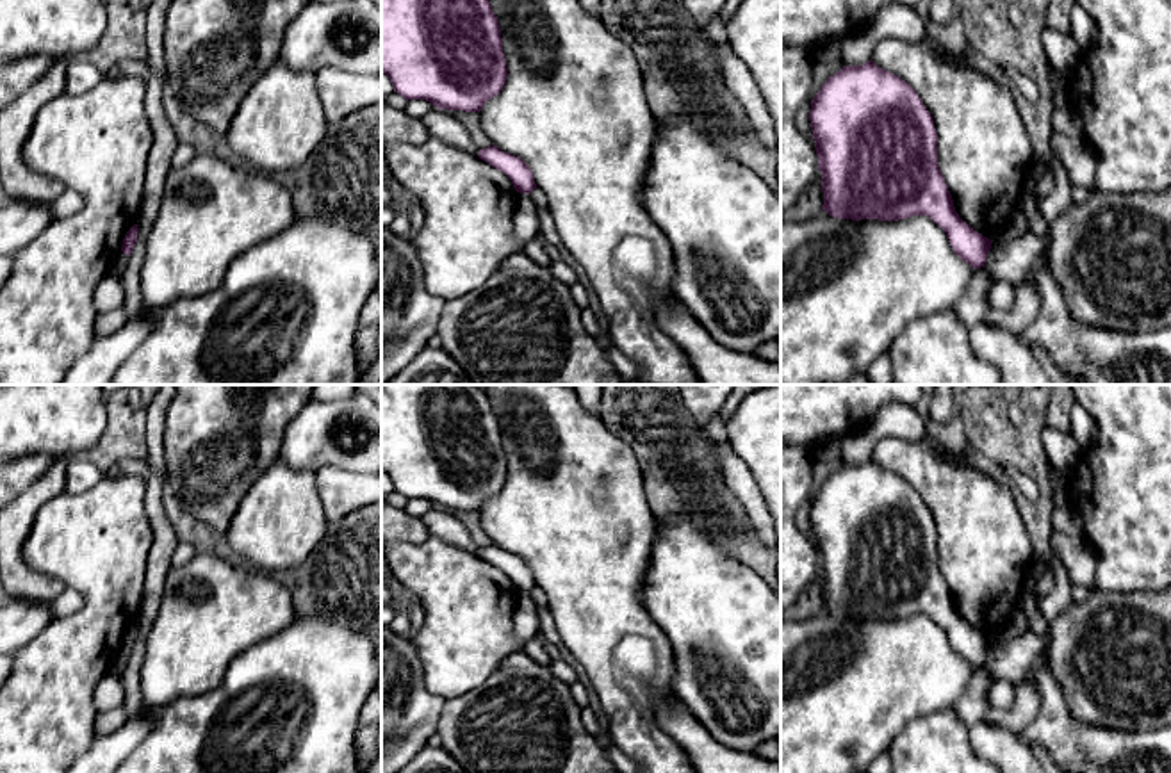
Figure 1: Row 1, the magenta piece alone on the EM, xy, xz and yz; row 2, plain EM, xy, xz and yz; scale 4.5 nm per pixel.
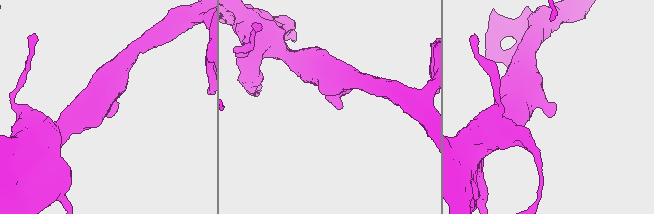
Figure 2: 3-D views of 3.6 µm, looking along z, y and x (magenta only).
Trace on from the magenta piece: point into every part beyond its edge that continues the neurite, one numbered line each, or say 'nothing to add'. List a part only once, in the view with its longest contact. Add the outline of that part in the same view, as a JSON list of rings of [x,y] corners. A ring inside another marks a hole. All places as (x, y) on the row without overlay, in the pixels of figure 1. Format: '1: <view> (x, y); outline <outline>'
nothing to add

